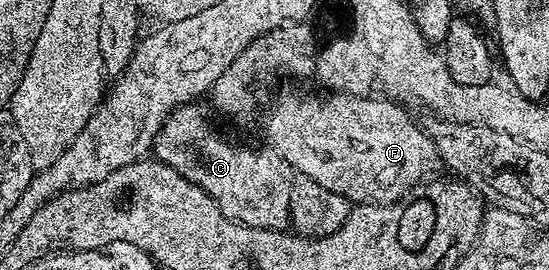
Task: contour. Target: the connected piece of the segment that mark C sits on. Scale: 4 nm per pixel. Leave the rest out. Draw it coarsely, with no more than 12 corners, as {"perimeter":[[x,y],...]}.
{"perimeter":[[198,105],[155,137],[158,161],[235,222],[287,230],[289,167],[219,138]]}

